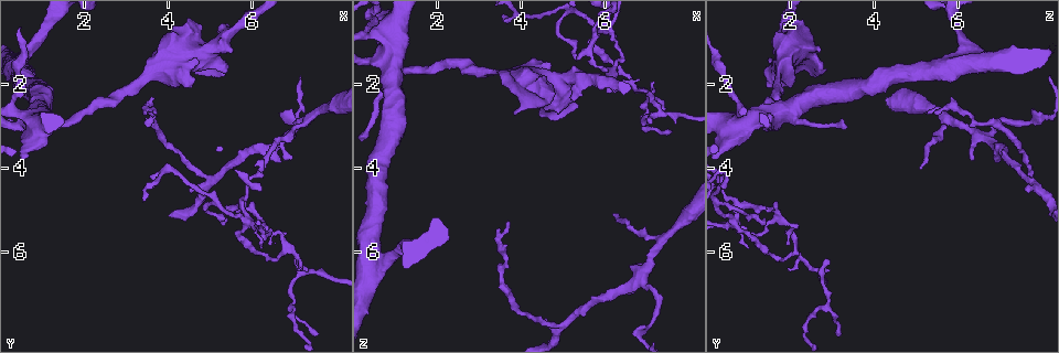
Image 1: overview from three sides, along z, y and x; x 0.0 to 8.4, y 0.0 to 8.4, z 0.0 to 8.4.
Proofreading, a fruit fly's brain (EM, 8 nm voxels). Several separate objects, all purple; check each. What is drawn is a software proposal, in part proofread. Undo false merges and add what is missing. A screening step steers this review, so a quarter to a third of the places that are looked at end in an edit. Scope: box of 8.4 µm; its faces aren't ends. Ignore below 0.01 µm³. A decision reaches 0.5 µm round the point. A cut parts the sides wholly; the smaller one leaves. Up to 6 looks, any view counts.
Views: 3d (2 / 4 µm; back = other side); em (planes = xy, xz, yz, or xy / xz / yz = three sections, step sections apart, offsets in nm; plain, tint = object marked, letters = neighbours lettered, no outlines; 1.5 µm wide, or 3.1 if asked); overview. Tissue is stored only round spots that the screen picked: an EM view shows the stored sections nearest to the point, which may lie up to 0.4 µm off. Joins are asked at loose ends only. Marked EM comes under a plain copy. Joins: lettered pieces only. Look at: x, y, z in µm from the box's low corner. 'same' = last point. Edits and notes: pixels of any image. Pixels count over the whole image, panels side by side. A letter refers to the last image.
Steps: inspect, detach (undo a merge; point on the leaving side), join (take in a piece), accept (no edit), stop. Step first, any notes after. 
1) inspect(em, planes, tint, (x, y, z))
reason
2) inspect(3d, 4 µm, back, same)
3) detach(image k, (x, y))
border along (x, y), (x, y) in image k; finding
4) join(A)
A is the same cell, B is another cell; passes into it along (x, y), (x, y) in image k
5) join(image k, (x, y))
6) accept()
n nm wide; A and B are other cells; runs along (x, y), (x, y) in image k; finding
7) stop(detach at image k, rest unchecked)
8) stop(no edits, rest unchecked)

inspect(em, planes, letters, (3.70, 2.65, 5.30))
end of a long branch

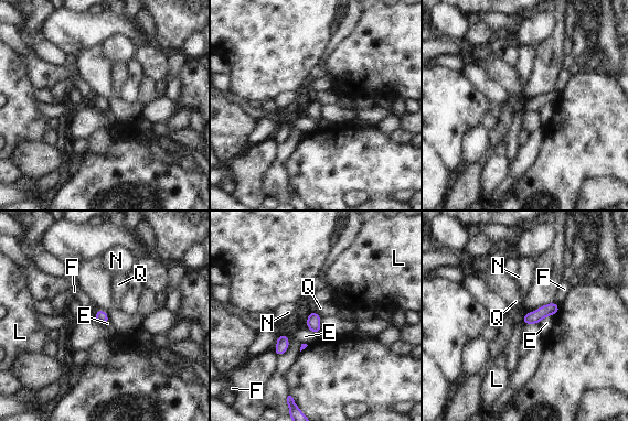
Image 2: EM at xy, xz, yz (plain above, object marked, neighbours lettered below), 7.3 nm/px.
accept()
E touches over 140 nm; E, F, L, N and Q are other cells; runs along (556, 308), (547, 309), (525, 321) in image 2; no lettered piece goes on from it

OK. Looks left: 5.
inspect(em, planes, letters, (1.00, 2.70, 1.65))
abrupt turn

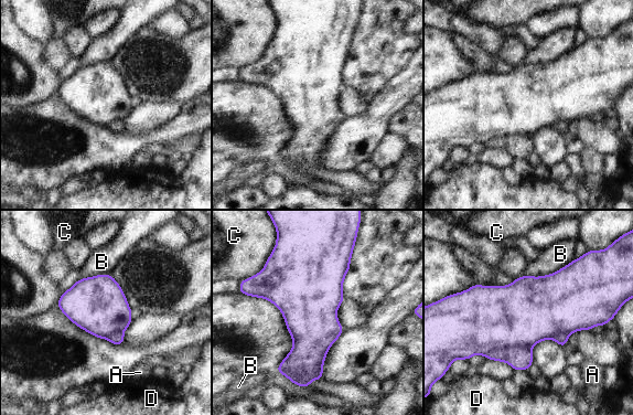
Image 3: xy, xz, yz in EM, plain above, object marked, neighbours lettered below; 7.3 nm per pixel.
detach(image 3, (518, 358))
B touches over 550 nm; A, B, C and D are other cells; border along (530, 347), (494, 349), (487, 357) in image 3; a second neuron is stuck on

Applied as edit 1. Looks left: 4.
inspect(overview)

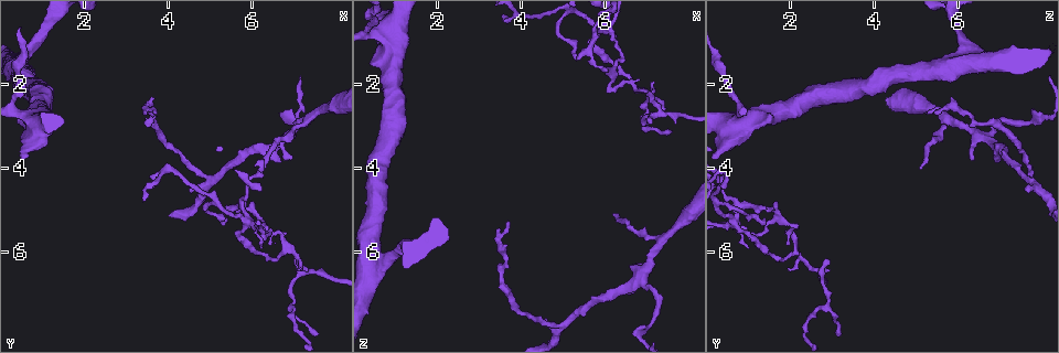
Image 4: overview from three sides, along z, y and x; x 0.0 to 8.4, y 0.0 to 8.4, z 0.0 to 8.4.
inspect(3d, 4 µm, (5.90, 5.30, 0.75))
thin neck

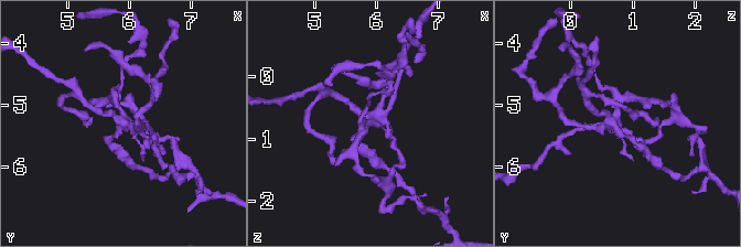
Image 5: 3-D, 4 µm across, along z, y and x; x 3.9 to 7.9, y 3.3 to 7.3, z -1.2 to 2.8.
inspect(em, xz, step 8, tint, (5.95, 5.30, 0.70))

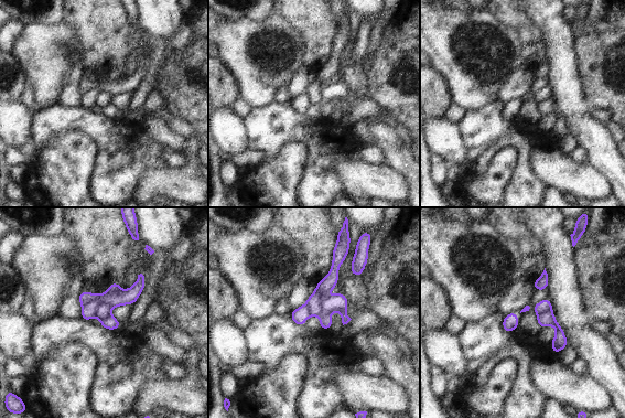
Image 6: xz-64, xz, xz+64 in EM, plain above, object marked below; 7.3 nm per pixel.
inspect(em, planes, letters, same)
cut it another way

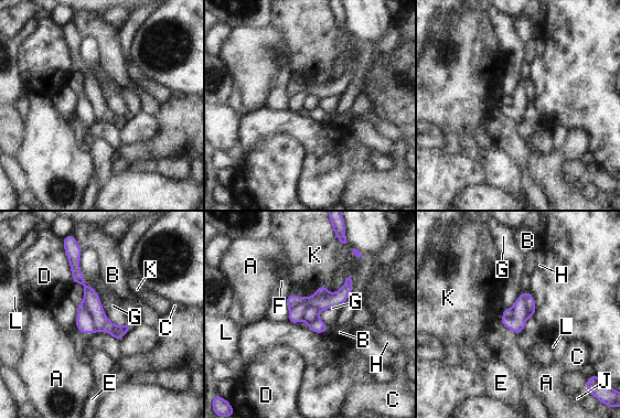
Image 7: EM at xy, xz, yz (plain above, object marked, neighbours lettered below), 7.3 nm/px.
detach(image 7, (83, 322))
170 nm wide; A, B, C, D, E, F, G, H, J, K and L are other cells; border along (83, 302), (89, 315), (91, 329) in image 7; two neurons meet here

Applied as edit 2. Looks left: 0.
stop(detach at image 3, detach at image 7, rest unchecked)

